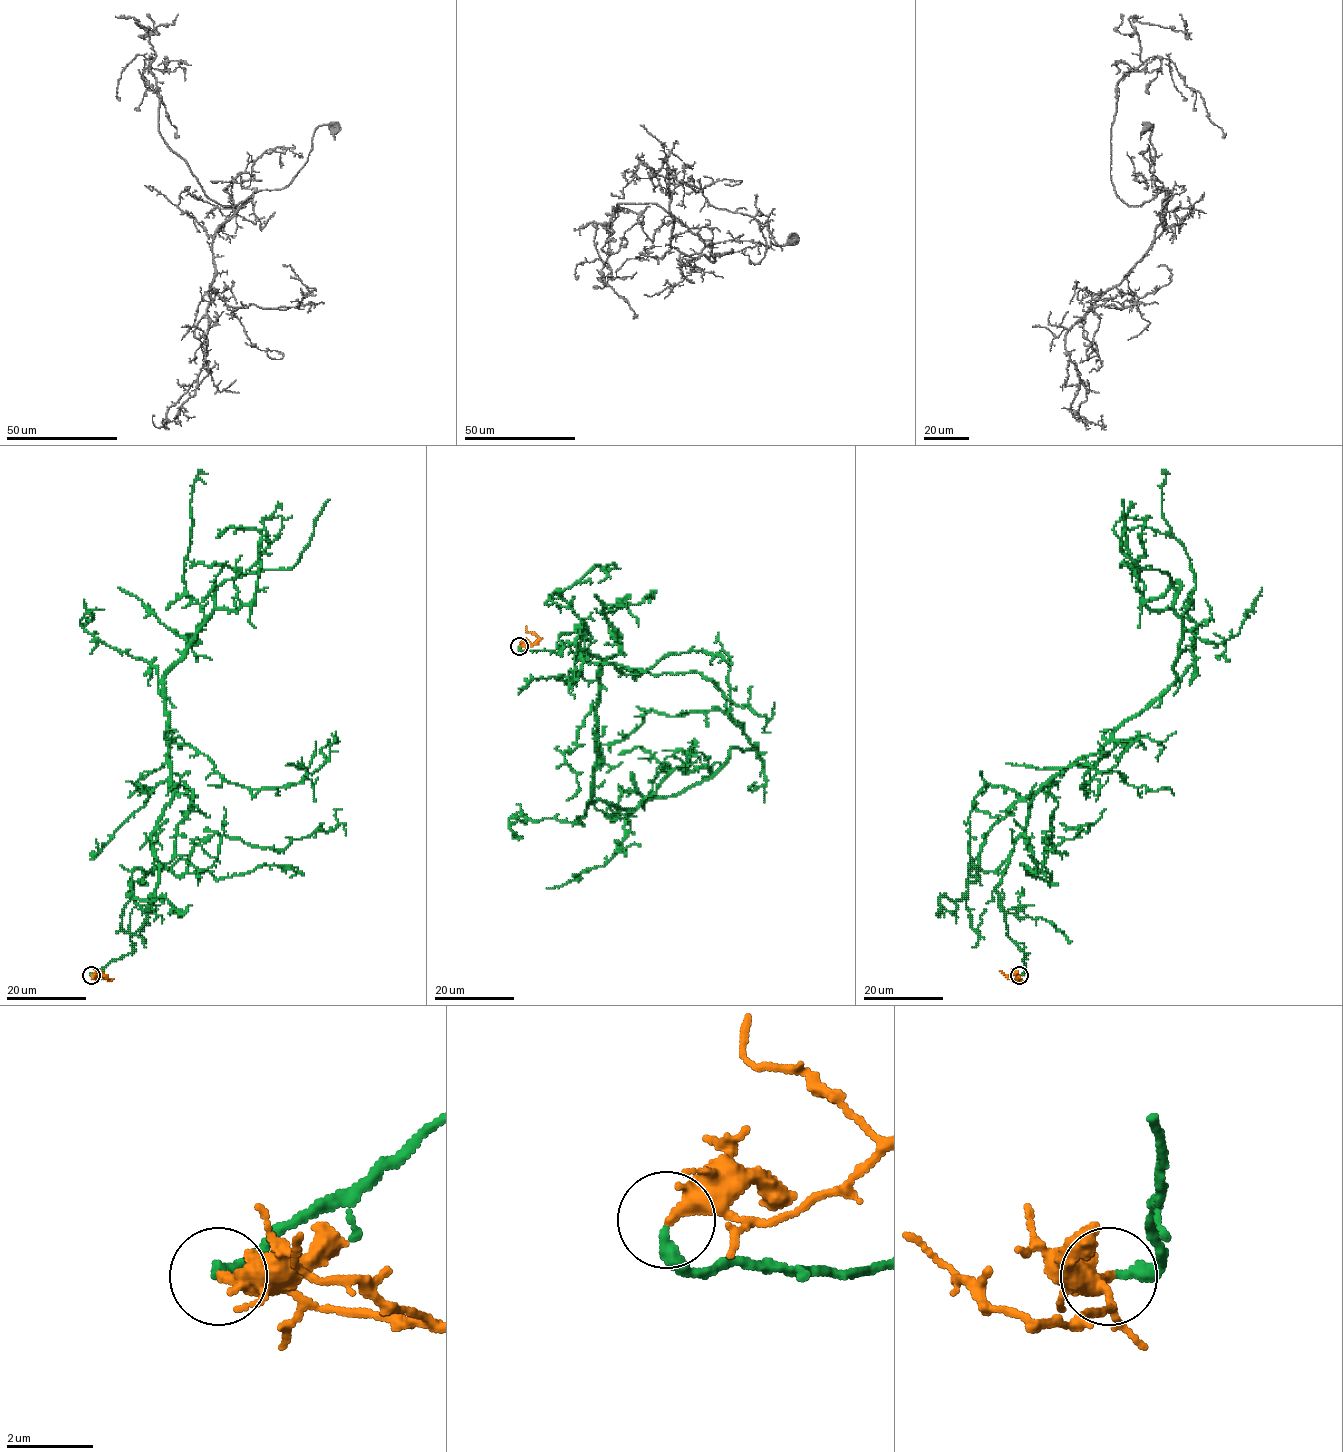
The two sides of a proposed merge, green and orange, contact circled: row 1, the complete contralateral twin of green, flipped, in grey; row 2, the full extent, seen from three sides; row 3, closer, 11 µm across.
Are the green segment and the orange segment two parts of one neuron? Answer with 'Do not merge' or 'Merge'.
Merge

